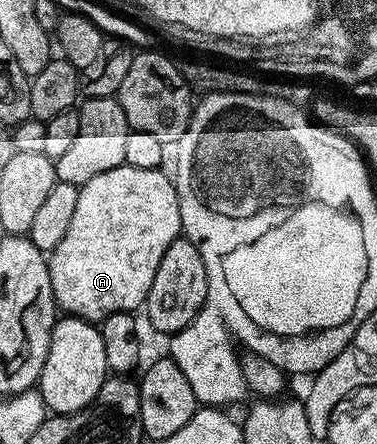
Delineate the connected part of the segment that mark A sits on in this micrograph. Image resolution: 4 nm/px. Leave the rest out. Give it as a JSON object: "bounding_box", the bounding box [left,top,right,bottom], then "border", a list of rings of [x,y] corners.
{"bounding_box":[48,166,182,324],"border":[[[116,166],[111,172],[99,172],[95,180],[87,180],[87,184],[79,187],[75,217],[67,228],[67,236],[48,255],[53,295],[66,315],[99,324],[115,312],[133,312],[136,306],[144,307],[163,252],[182,233],[177,187],[174,179],[163,171]]]}

